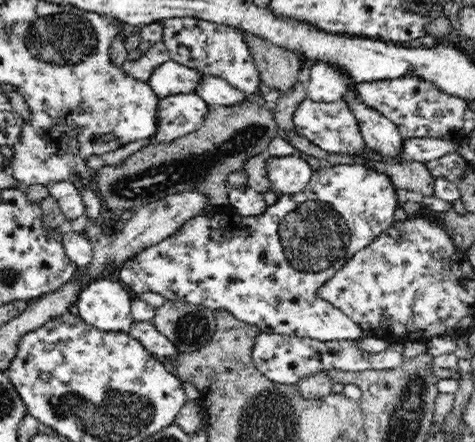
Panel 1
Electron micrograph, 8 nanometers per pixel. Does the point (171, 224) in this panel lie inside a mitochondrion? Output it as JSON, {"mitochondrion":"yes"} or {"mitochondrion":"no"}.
{"mitochondrion":"no"}

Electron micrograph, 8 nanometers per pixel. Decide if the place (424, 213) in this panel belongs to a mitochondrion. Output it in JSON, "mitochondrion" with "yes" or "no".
{"mitochondrion":"no"}

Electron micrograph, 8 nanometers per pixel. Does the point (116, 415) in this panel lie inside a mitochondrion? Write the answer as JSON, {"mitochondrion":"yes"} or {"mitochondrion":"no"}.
{"mitochondrion":"yes"}

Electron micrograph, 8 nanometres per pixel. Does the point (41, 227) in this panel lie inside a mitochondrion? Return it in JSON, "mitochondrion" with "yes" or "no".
{"mitochondrion":"no"}

